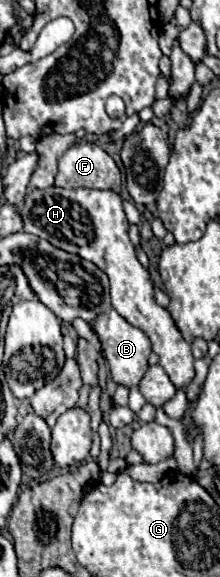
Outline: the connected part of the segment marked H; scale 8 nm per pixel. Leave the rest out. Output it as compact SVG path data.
M32 189L24 197L20 209L24 231L40 239L46 239L54 247L80 255L86 261L98 265L110 277L112 307L134 327L140 327L152 341L154 353L160 357L160 365L168 373L176 389L186 389L194 379L194 357L190 343L184 341L176 329L170 313L160 307L152 297L150 273L136 259L136 251L128 237L128 221L122 209L122 197L110 189Z

